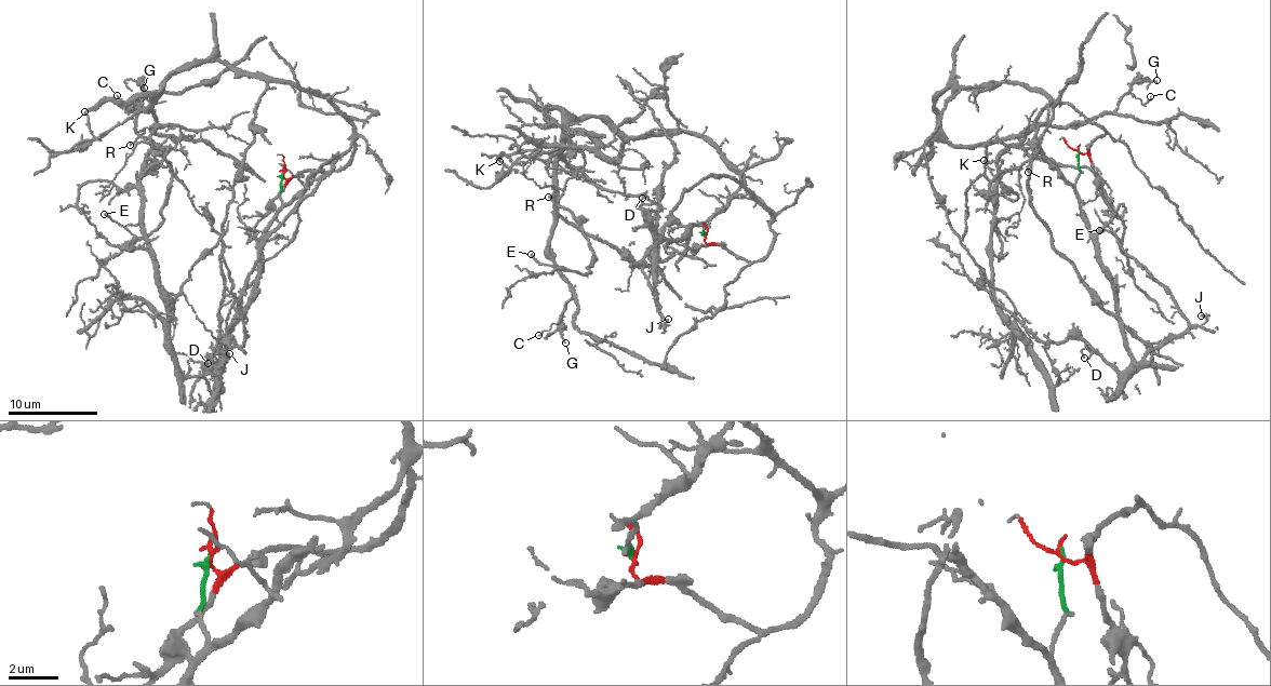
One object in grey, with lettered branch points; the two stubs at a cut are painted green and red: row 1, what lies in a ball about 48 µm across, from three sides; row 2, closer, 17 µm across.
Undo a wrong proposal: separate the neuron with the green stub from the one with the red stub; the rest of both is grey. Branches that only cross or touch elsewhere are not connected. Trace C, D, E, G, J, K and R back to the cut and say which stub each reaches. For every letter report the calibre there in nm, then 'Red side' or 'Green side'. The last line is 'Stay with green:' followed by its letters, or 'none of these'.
C: Thickness 120 nm. Red side
D: Thickness 120 nm. Green side
E: Thickness 160 nm. Red side
G: Thickness 130 nm. Red side
J: Thickness 120 nm. Green side
K: Thickness 120 nm. Red side
R: Thickness 140 nm. Red side
Stay with green: D, J

